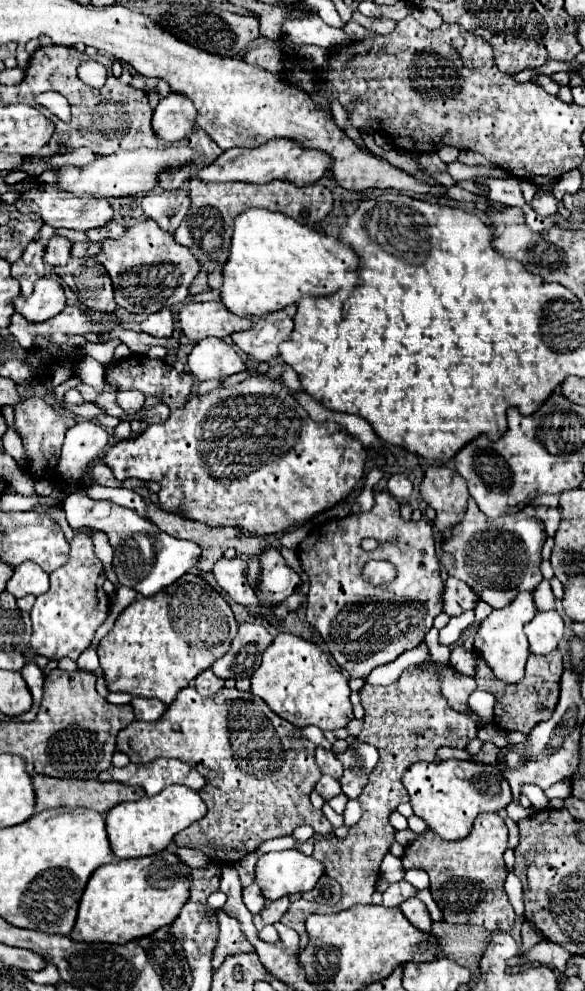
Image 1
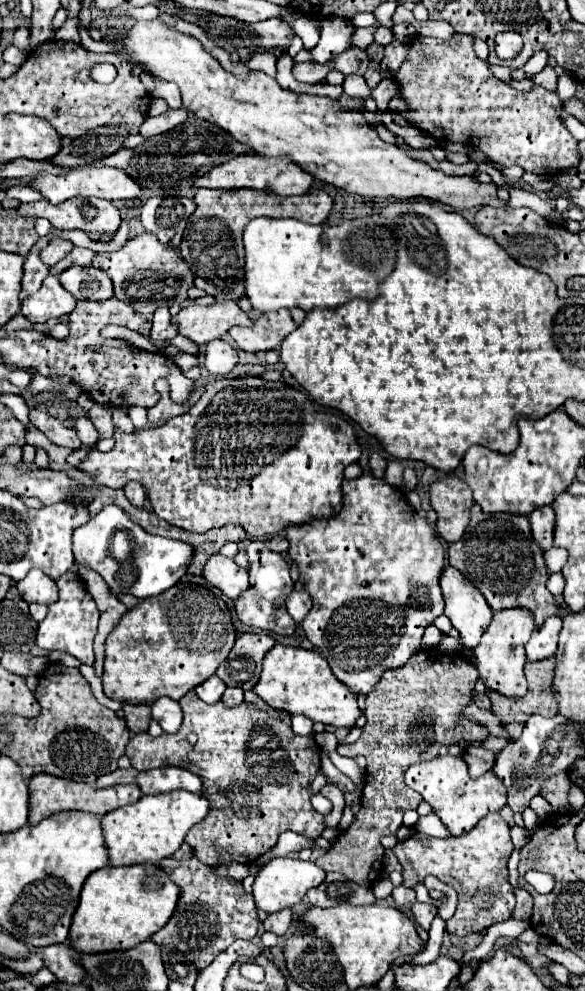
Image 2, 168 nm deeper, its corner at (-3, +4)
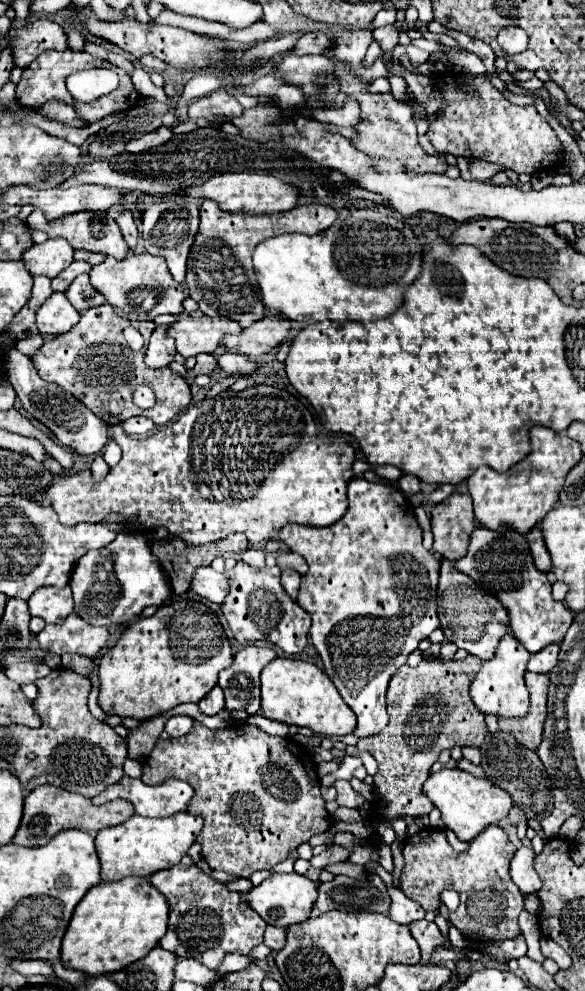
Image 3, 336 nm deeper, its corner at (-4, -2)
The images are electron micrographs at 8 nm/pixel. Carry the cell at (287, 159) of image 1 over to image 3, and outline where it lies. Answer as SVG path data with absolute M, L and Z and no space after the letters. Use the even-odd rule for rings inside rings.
M230 172L230 174L214 176L204 184L190 186L186 194L194 198L212 198L218 202L222 210L228 210L228 212L252 212L252 214L286 212L286 210L292 210L300 198L300 192L296 186L276 180L274 176L268 176L268 174L250 174L250 172L238 172L238 174Z

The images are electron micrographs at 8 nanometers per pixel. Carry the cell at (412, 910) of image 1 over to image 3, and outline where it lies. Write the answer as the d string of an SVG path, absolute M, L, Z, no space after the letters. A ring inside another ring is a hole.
M426 918L416 920L414 924L410 924L410 932L412 932L412 936L416 938L416 942L418 942L420 950L422 950L420 964L428 964L430 954L436 948L436 944L444 944L436 922L434 920L426 920Z

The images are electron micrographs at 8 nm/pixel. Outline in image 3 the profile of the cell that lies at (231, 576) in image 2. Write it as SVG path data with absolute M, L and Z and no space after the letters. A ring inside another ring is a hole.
M200 566L194 574L192 590L210 602L222 604L230 592L230 580L222 572L216 572L212 566Z

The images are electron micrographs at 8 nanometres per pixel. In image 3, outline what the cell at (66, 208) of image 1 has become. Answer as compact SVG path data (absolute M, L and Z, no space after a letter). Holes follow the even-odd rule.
M34 210L26 224L32 228L32 230L42 230L48 234L48 238L66 238L70 242L72 248L82 248L82 250L90 250L90 252L102 252L102 254L108 254L108 256L114 256L118 260L122 260L128 252L128 246L122 238L122 232L118 228L118 224L106 214L106 212L94 212L94 210L84 210L84 212L74 212L70 216L62 216L58 220L46 220L44 212L42 210Z

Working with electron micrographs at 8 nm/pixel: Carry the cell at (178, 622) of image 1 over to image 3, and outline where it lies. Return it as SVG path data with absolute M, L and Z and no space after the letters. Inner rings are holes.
M174 600L170 604L160 606L156 614L140 618L138 622L130 624L122 632L116 646L102 656L98 664L98 678L100 678L98 704L106 714L130 716L136 720L154 718L162 712L172 710L178 704L200 702L214 688L218 674L230 664L232 664L232 648L218 616L202 602Z

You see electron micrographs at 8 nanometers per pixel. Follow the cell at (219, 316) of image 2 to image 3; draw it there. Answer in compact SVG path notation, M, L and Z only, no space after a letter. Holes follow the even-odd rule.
M182 314L168 328L168 334L176 340L176 350L184 358L196 356L200 352L212 354L226 334L238 334L238 332L242 332L240 324L226 316L192 318L190 314Z

